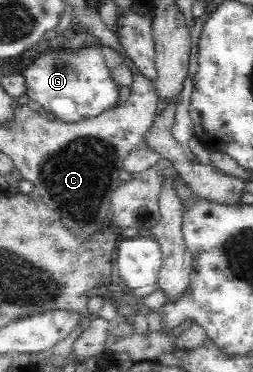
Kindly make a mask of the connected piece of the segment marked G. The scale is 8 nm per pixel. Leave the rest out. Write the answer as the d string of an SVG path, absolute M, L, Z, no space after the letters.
M87 45L77 50L59 46L56 50L43 50L19 73L25 80L30 105L44 114L55 114L61 122L77 124L119 107L120 87L111 77L101 46Z

